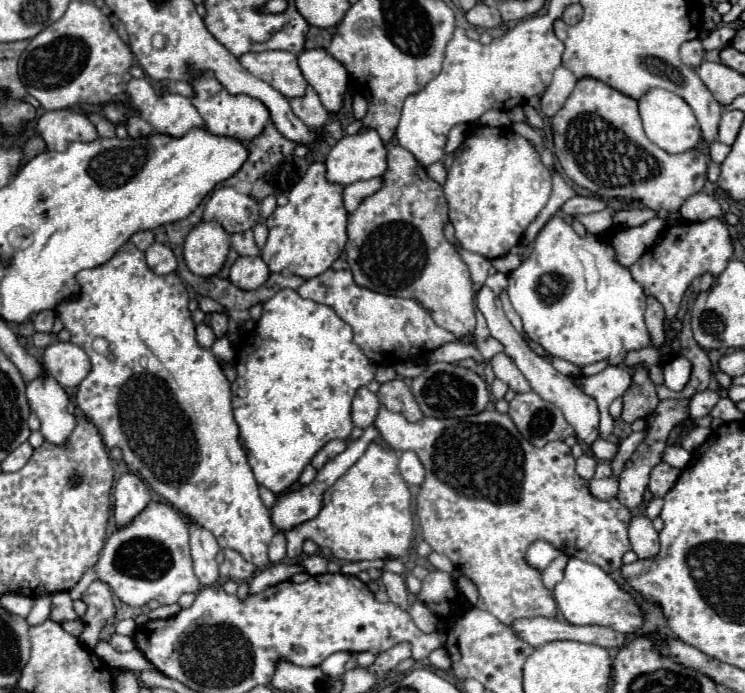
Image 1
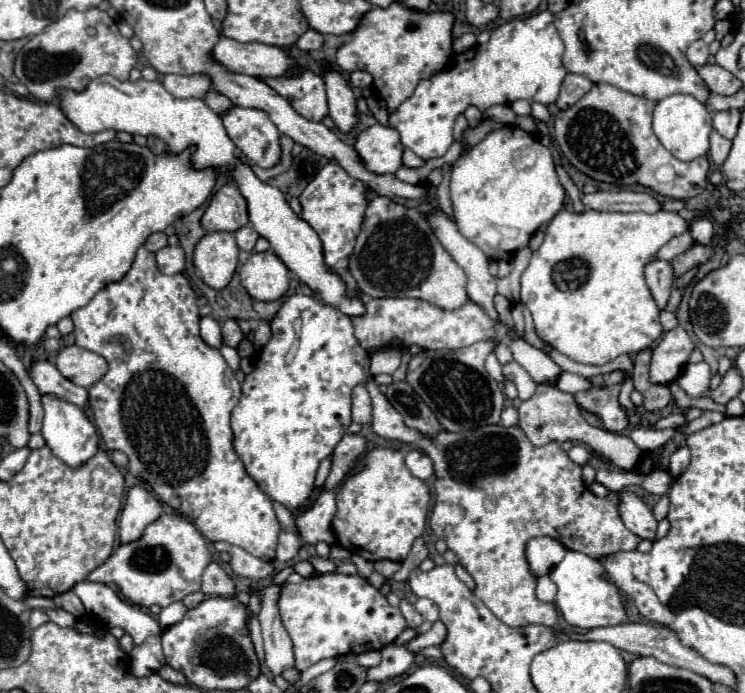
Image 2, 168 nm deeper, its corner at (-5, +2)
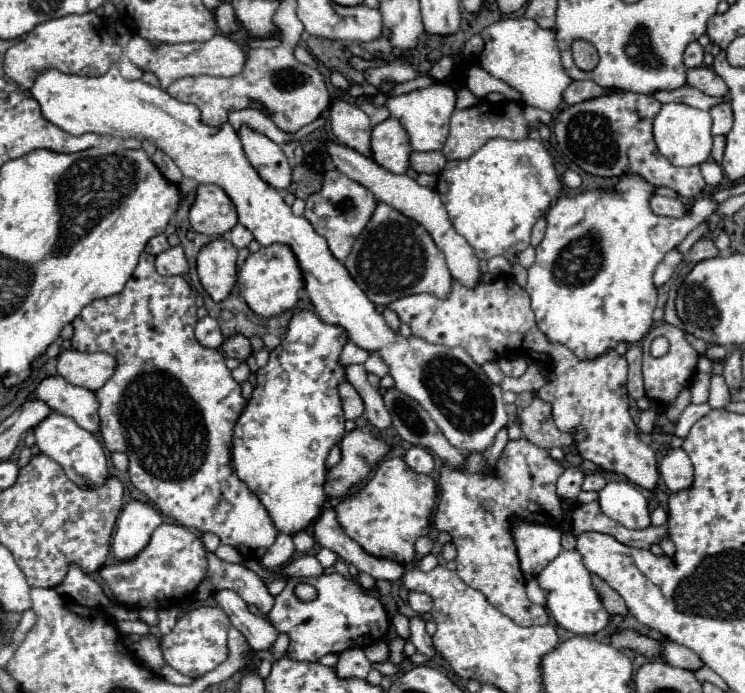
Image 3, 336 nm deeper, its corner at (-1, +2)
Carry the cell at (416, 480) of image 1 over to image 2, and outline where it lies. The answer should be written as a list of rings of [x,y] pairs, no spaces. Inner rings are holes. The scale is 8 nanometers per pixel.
[[[409,450],[405,456],[405,464],[407,464],[409,472],[421,480],[429,480],[433,474],[431,458],[421,450]]]

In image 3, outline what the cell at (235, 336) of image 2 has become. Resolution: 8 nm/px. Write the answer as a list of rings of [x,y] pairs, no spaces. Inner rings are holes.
[[[233,334],[233,336],[225,338],[221,350],[225,356],[233,356],[243,362],[251,354],[251,344],[249,344],[249,338],[245,338],[243,334]]]

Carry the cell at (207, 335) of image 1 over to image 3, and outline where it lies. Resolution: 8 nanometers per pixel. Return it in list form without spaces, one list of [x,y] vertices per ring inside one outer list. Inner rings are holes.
[[[211,316],[201,318],[195,326],[195,338],[199,340],[199,344],[203,344],[207,348],[219,348],[223,342],[223,334],[219,330],[217,320]]]

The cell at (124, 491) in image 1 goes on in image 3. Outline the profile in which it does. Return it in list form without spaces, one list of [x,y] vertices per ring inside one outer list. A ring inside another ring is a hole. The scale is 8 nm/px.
[[[129,500],[117,518],[115,534],[111,540],[111,550],[115,558],[129,560],[139,554],[161,522],[163,516],[153,506],[141,500]]]

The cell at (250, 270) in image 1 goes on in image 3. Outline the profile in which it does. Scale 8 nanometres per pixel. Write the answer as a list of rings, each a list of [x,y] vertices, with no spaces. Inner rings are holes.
[[[273,244],[273,246],[261,248],[255,254],[249,254],[249,258],[245,260],[245,264],[241,266],[241,270],[237,274],[237,288],[239,288],[241,296],[245,298],[245,302],[249,304],[249,308],[255,314],[265,316],[265,318],[291,310],[299,300],[301,286],[303,286],[303,280],[301,280],[299,264],[295,260],[291,248],[283,246],[283,244]],[[249,260],[255,260],[255,262],[249,264]]]

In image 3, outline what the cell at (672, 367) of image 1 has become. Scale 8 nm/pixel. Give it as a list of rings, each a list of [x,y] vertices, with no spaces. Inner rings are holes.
[[[697,372],[693,376],[691,386],[689,386],[691,402],[695,402],[695,404],[707,402],[707,398],[709,398],[709,378],[711,378],[711,374],[707,374],[707,372]]]

